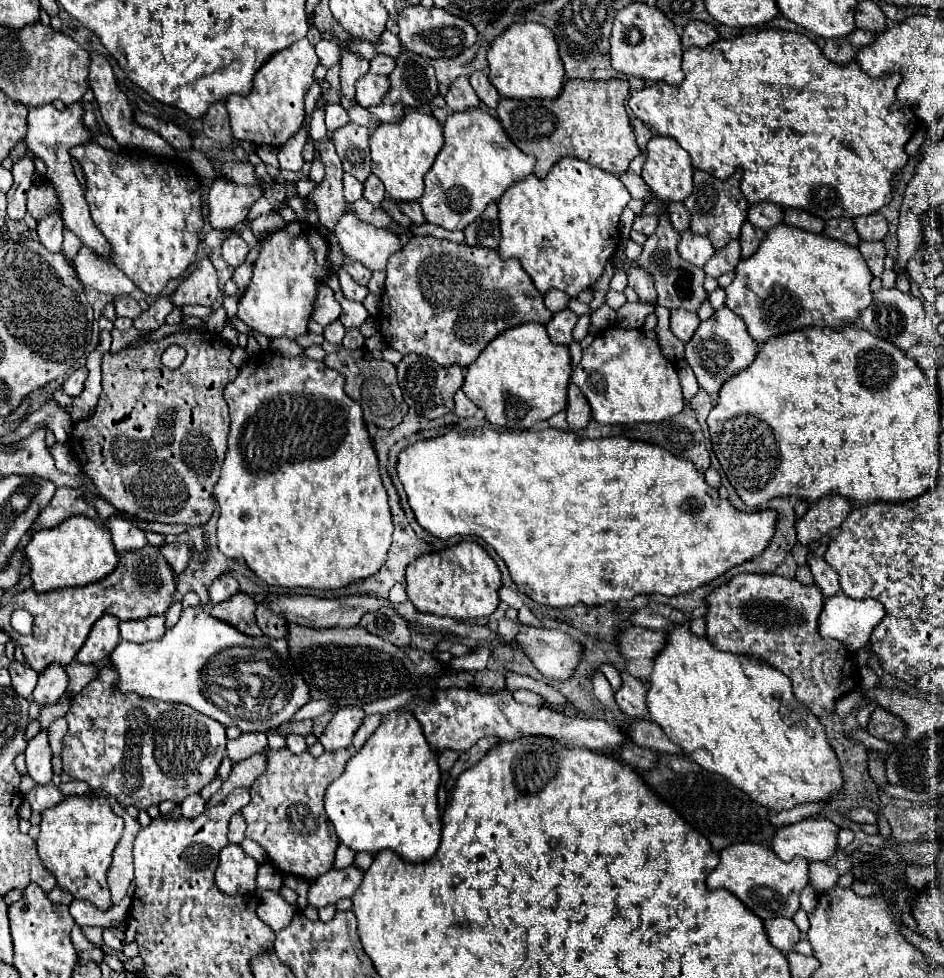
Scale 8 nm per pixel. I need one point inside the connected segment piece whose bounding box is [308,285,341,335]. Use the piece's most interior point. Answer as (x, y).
(328, 310)

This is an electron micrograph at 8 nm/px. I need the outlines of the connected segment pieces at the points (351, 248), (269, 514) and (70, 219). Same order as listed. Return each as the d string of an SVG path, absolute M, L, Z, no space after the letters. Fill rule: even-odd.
M346 211L332 231L334 237L344 255L368 265L372 271L384 271L390 255L402 247L400 239L392 231L372 227L356 217L352 211Z
M260 353L250 357L236 377L226 389L224 399L230 407L230 435L228 435L228 451L226 459L222 463L220 479L214 487L214 495L220 505L220 519L218 519L218 547L226 557L232 559L244 559L246 565L268 585L276 587L308 587L308 589L338 589L348 583L366 579L368 575L374 575L378 567L384 565L384 559L388 555L394 523L392 513L388 505L388 495L382 485L380 469L378 469L378 457L372 447L368 429L362 419L362 407L360 403L352 401L344 393L344 377L326 367L322 361L314 361L306 355L298 357L284 357L276 353Z
M80 103L72 105L72 107L66 107L64 111L58 111L56 107L52 105L42 105L42 107L28 107L28 117L26 117L26 137L24 137L24 143L26 143L26 149L32 157L36 159L42 159L44 165L46 165L46 177L48 181L52 183L54 191L56 191L56 197L62 205L62 219L64 219L64 225L66 229L70 229L80 241L84 247L88 247L94 255L98 255L100 259L106 259L108 263L112 263L112 247L110 243L104 239L104 235L98 231L98 227L94 225L92 217L90 217L90 211L88 211L88 203L86 203L86 197L84 197L84 187L82 183L78 181L76 173L74 173L74 167L72 167L72 159L68 155L68 149L72 145L80 145L80 143L88 143L91 141L92 135L89 131L84 131L84 127L80 127Z

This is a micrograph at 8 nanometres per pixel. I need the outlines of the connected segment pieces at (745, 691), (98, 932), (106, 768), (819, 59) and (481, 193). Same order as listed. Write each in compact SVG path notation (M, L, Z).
M674 625L668 631L664 649L654 657L646 703L650 719L664 729L672 743L680 745L700 767L722 775L752 801L770 811L778 813L808 801L828 801L830 795L842 787L838 759L832 747L828 747L824 727L818 717L792 695L790 679L776 671L776 667L764 663L764 659L716 649L706 637L694 635L688 625Z
M84 926L82 927L82 930L89 941L91 941L95 946L102 949L102 947L104 946L102 937L104 930L102 928Z
M104 665L100 667L96 679L72 697L72 707L66 713L68 733L64 737L62 751L64 773L72 779L86 781L94 791L116 797L124 807L134 805L138 809L148 809L150 805L158 805L162 801L182 803L188 795L200 793L200 789L216 777L226 755L224 725L200 715L188 705L160 703L136 693L122 693L116 689L116 679L116 669Z
M782 29L752 31L752 33L736 35L732 39L714 41L712 45L708 45L704 49L702 47L686 49L684 59L682 59L682 71L684 71L684 81L680 85L674 87L664 81L658 81L650 87L644 87L642 91L636 91L630 97L628 105L634 111L634 115L638 119L642 119L646 125L650 125L656 133L660 133L664 137L674 137L680 143L680 147L690 153L692 165L696 169L708 171L708 173L716 175L718 179L726 179L728 175L734 173L736 167L742 167L744 169L742 191L744 191L744 197L748 199L748 203L768 201L768 203L774 203L780 207L796 207L796 209L804 209L810 215L816 215L826 221L826 219L834 219L834 217L854 219L860 215L872 215L892 201L894 173L898 173L900 169L906 167L906 163L910 159L906 153L906 143L910 141L910 137L914 135L914 131L918 127L918 117L910 109L904 109L894 95L896 87L902 81L902 73L886 73L876 79L868 77L856 61L846 63L846 65L836 65L836 63L824 59L818 45L812 43L806 35L782 31Z
M470 107L468 111L452 113L448 115L444 123L444 147L424 177L426 189L424 189L424 195L420 197L422 213L428 223L440 225L448 231L464 231L474 219L482 215L482 211L486 209L490 201L498 201L502 197L502 193L510 187L510 183L516 183L524 179L526 175L530 175L534 169L534 163L536 163L536 157L526 155L516 145L512 145L500 121L488 115L484 109Z

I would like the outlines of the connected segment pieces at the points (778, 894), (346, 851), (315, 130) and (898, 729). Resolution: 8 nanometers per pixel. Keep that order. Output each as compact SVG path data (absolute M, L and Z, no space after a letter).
M736 843L720 851L720 863L706 879L708 889L728 889L760 919L792 919L794 913L800 909L800 893L808 883L810 871L804 857L796 857L790 863L784 863L770 847L752 843Z
M338 845L338 851L336 851L336 861L334 861L334 869L344 869L348 865L354 863L354 853L350 847L344 847L344 845Z
M316 107L314 113L312 113L312 119L310 119L310 137L316 139L316 141L328 137L328 131L326 131L326 125L324 125L324 107Z
M876 707L868 721L868 733L890 743L900 743L904 739L904 733L906 733L904 727L906 725L904 721L900 721L900 717L896 717L894 713L888 713L882 707Z

